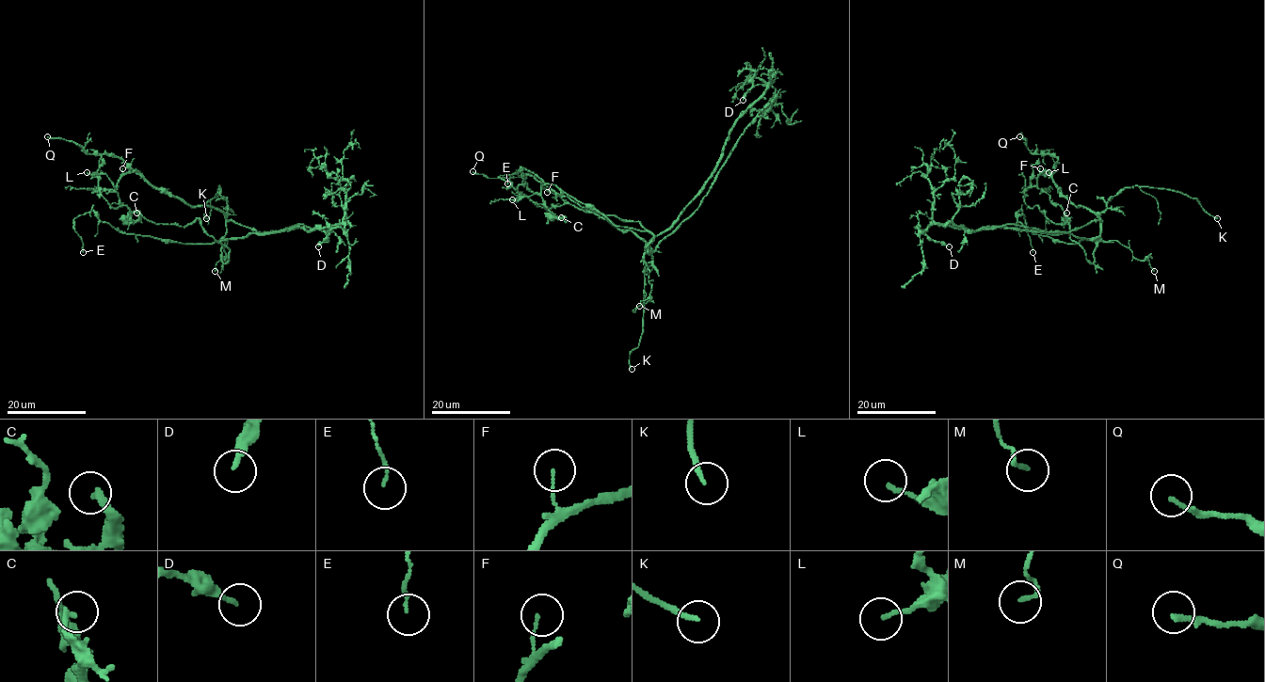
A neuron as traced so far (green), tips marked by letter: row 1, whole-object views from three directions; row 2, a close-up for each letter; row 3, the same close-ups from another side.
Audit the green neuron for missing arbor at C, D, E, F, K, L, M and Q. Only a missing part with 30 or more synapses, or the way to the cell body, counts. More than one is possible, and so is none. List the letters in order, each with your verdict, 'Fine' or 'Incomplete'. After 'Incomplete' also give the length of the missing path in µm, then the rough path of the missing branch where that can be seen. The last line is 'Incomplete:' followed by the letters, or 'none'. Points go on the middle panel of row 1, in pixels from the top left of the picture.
C: Fine
D: Fine
E: Fine
F: Fine
K: Incomplete. Missing length about 40 µm. Course of what is missing: (632, 369), (638, 387), (638, 372), (642, 369), (632, 371), (628, 368)
L: Fine
M: Fine
Q: Fine
Incomplete: K

